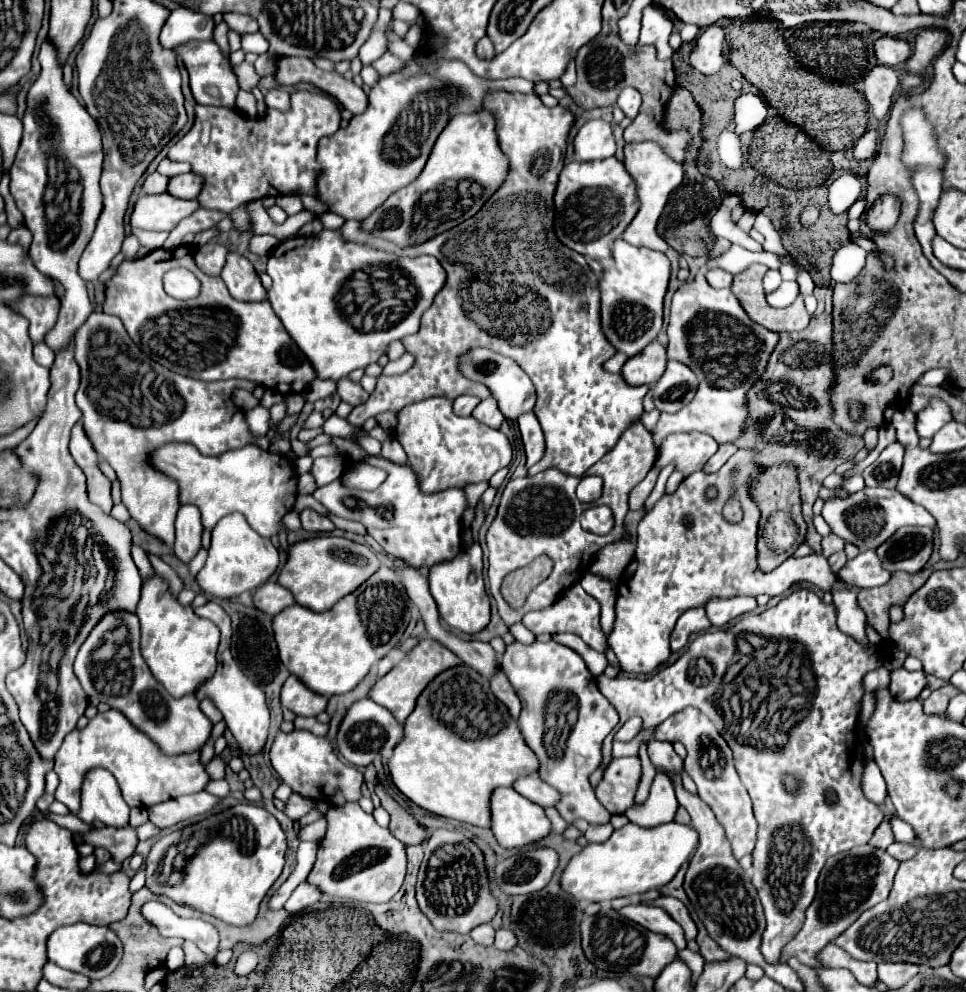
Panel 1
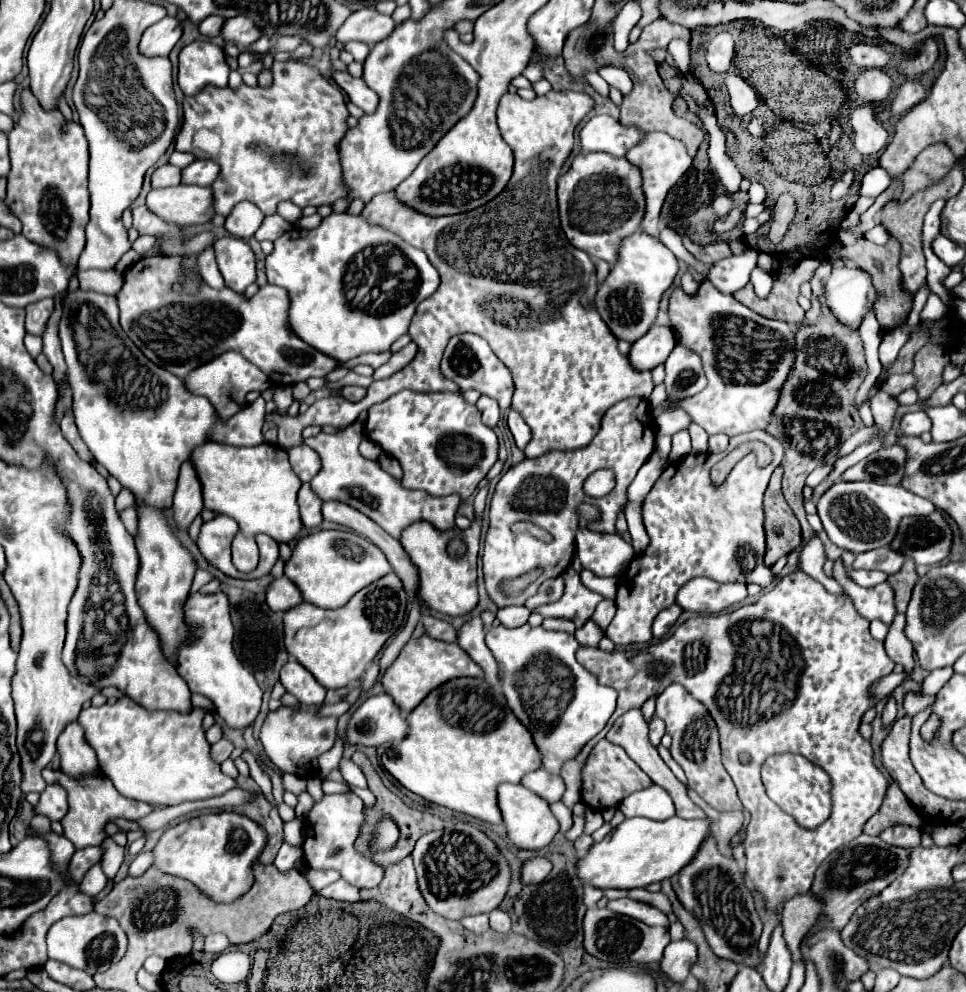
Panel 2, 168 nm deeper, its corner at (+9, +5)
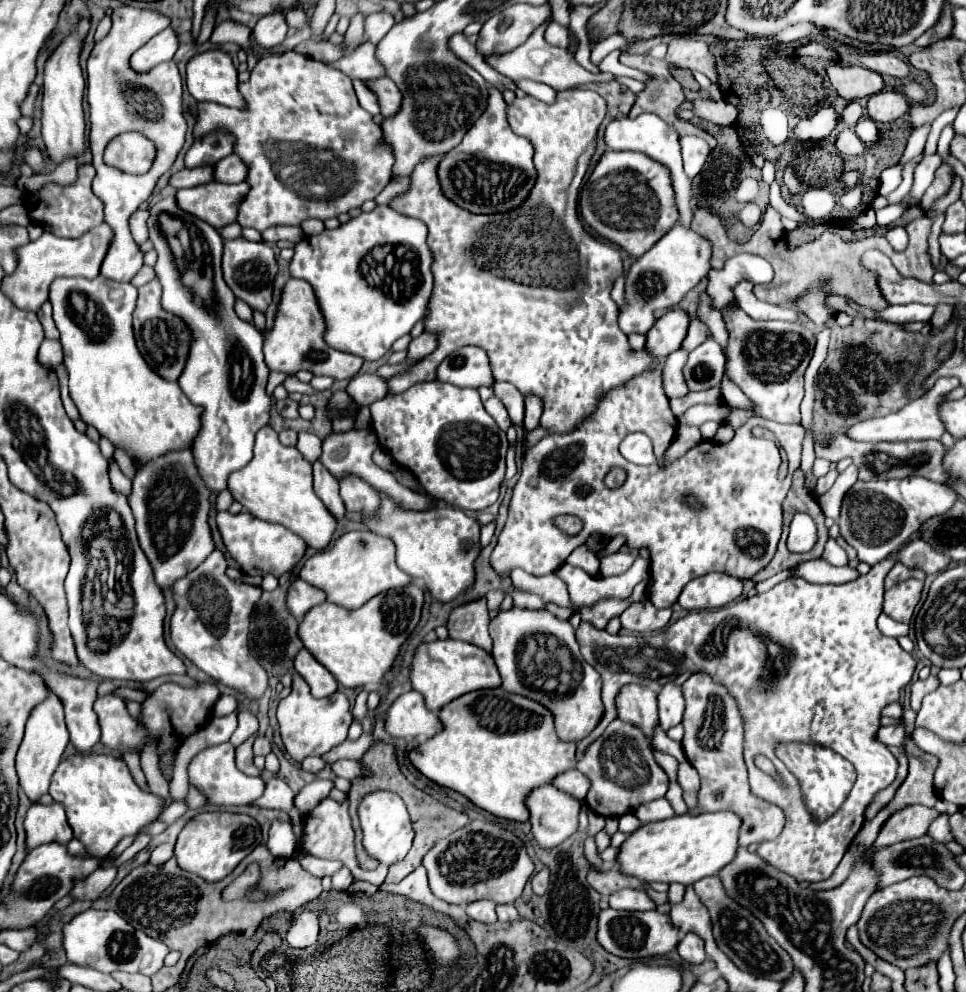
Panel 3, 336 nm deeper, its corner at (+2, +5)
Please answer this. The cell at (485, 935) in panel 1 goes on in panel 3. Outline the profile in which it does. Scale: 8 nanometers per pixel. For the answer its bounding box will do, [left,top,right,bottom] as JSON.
[466,900,496,922]

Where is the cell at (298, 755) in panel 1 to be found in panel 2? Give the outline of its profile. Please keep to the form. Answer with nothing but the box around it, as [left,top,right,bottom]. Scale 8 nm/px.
[259,706,335,778]

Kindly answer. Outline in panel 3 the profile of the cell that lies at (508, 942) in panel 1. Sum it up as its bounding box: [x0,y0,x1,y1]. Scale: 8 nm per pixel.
[496,904,518,922]

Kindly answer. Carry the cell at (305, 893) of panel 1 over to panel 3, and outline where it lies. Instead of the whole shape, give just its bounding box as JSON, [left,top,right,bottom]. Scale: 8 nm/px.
[332,868,352,890]

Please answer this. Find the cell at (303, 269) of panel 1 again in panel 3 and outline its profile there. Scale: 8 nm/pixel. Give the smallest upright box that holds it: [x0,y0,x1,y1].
[290,206,434,360]

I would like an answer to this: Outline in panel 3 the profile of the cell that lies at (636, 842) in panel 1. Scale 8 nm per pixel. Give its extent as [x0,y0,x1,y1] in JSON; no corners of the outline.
[618,812,742,884]

